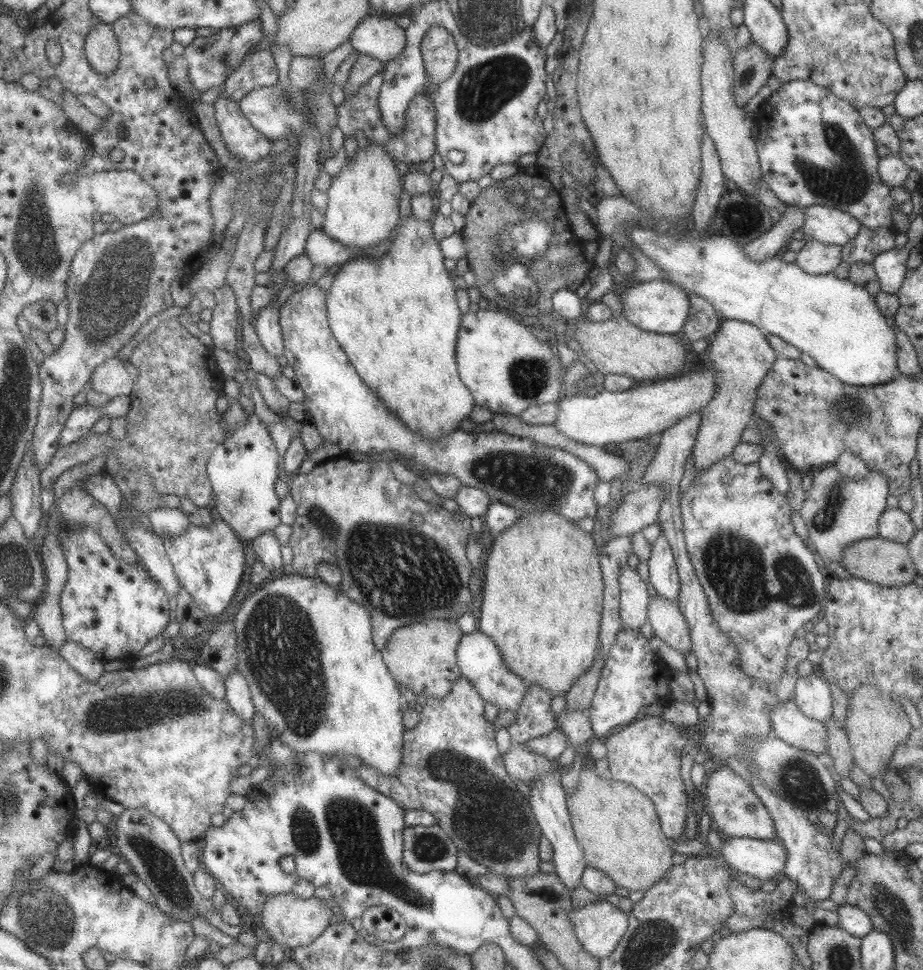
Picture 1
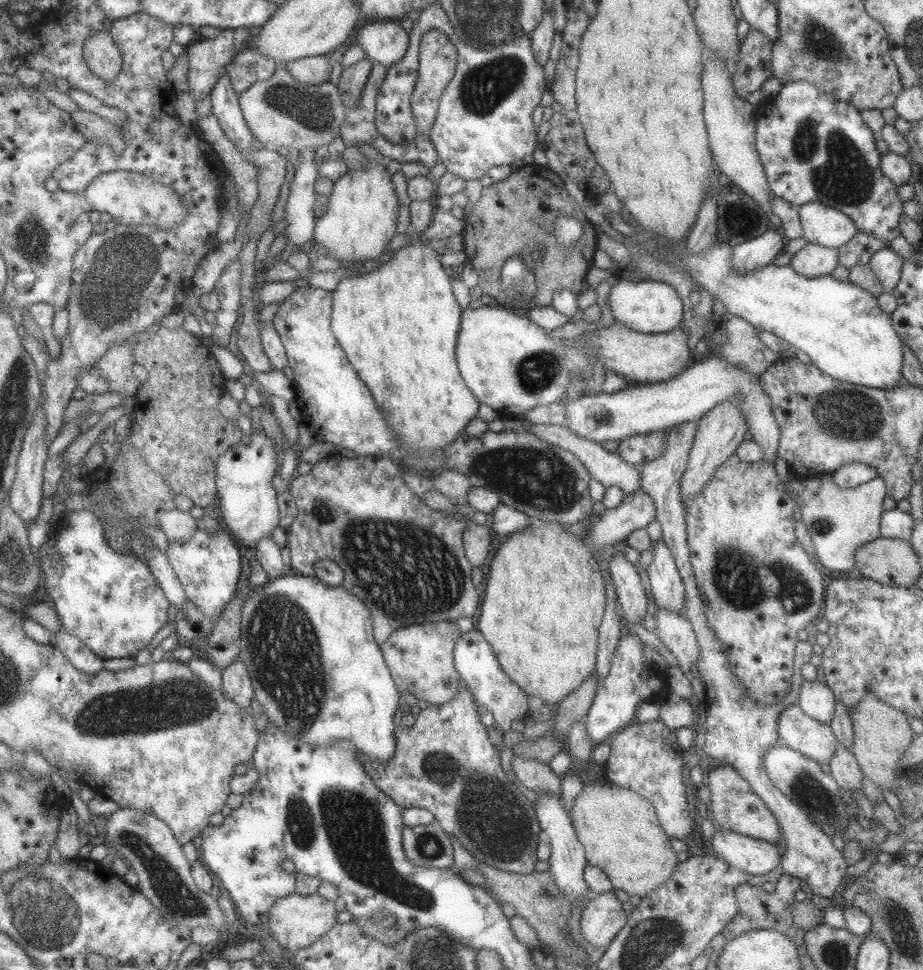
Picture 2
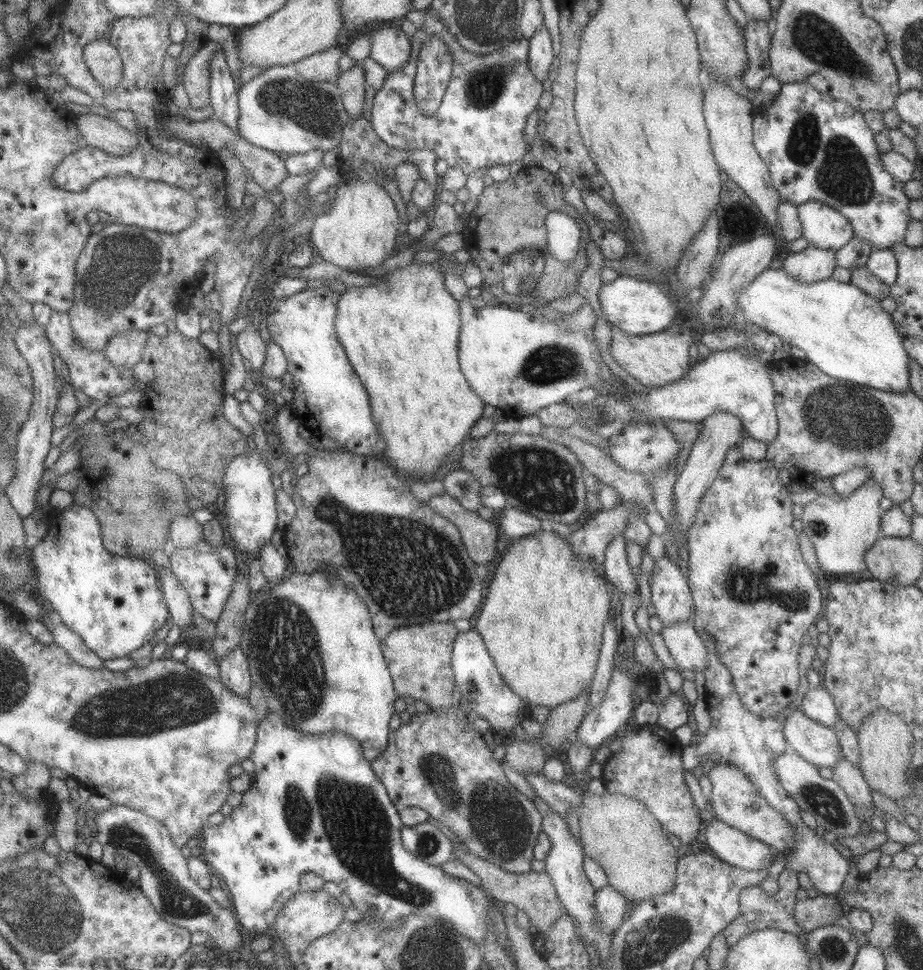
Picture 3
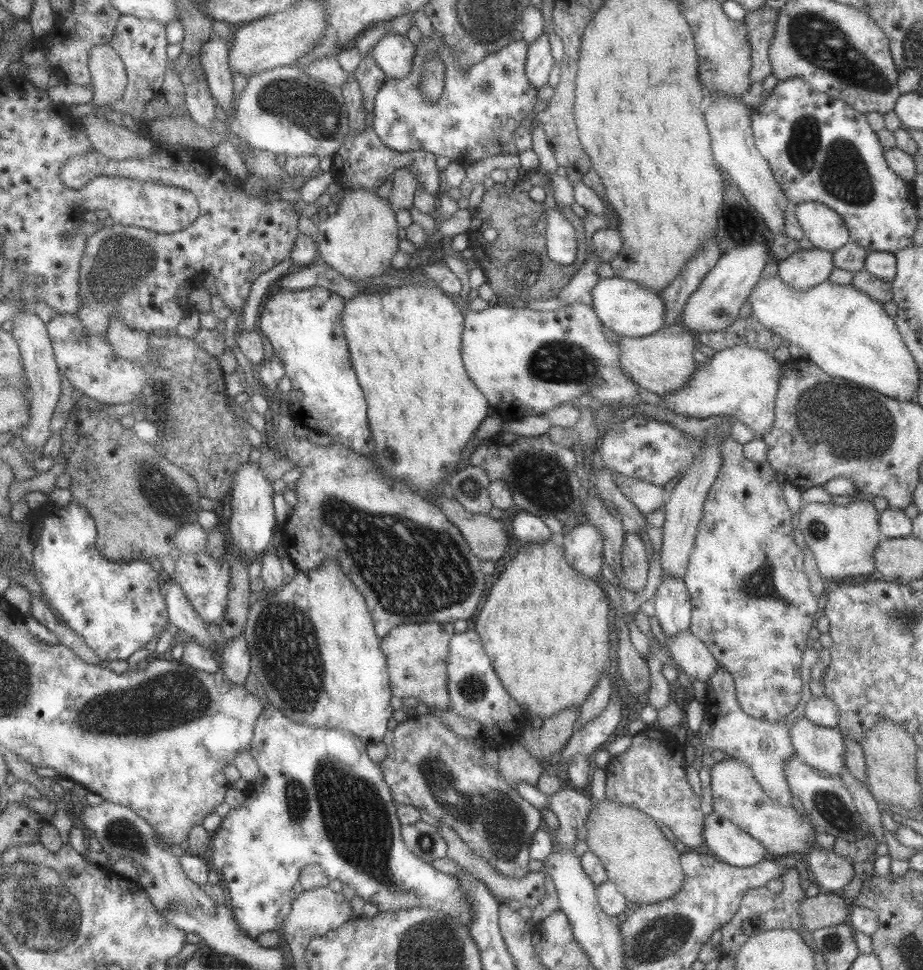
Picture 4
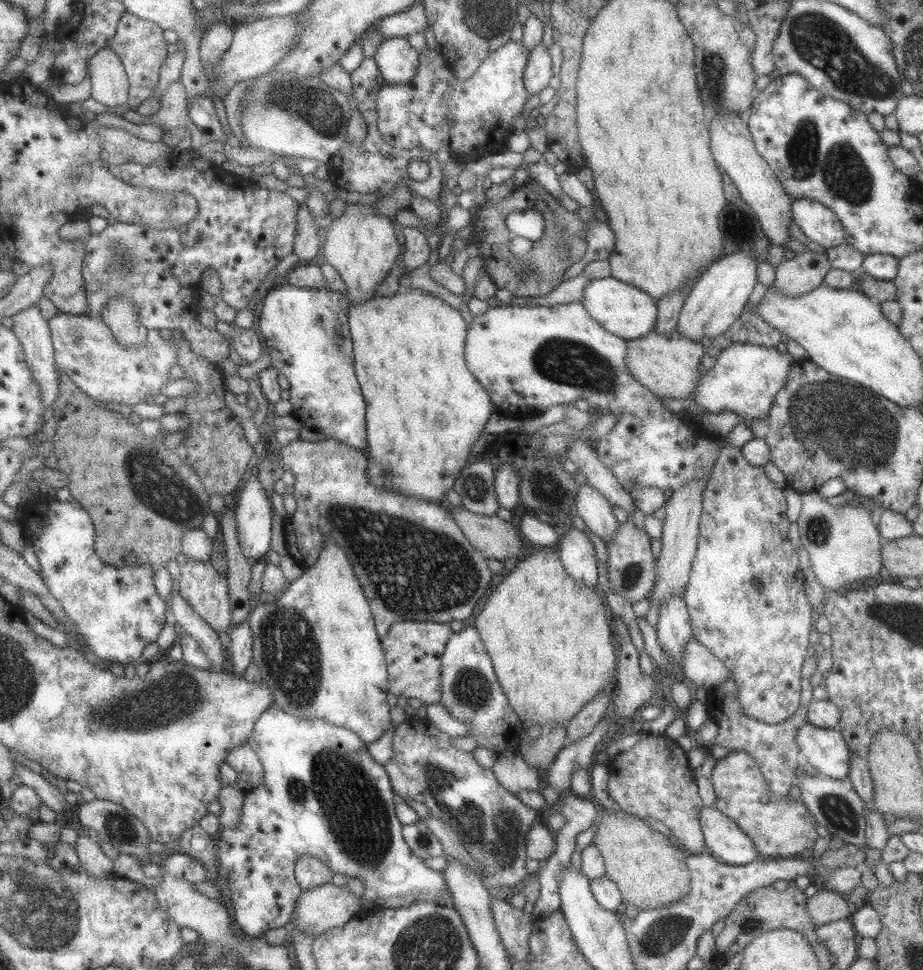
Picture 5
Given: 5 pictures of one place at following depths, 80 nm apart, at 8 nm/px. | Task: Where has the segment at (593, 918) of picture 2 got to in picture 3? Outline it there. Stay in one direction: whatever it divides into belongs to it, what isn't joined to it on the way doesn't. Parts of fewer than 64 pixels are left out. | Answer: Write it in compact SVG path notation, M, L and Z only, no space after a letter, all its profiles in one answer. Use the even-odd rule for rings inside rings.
M607 884L595 891L593 902L601 934L612 934L624 919L623 912L629 907L629 902L611 885Z

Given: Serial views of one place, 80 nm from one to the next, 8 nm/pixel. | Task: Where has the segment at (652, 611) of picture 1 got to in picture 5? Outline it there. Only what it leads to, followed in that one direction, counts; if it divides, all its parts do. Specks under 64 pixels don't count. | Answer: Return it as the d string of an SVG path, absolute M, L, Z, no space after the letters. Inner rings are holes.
M693 638L683 649L680 669L693 685L707 691L719 687L730 676L729 670Z

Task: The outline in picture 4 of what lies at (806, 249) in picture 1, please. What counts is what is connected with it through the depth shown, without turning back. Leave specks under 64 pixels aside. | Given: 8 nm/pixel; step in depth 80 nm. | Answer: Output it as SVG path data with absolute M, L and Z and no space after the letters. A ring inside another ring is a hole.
M800 248L787 258L777 262L776 275L783 284L795 290L807 290L824 280L834 269L832 254L819 248Z

